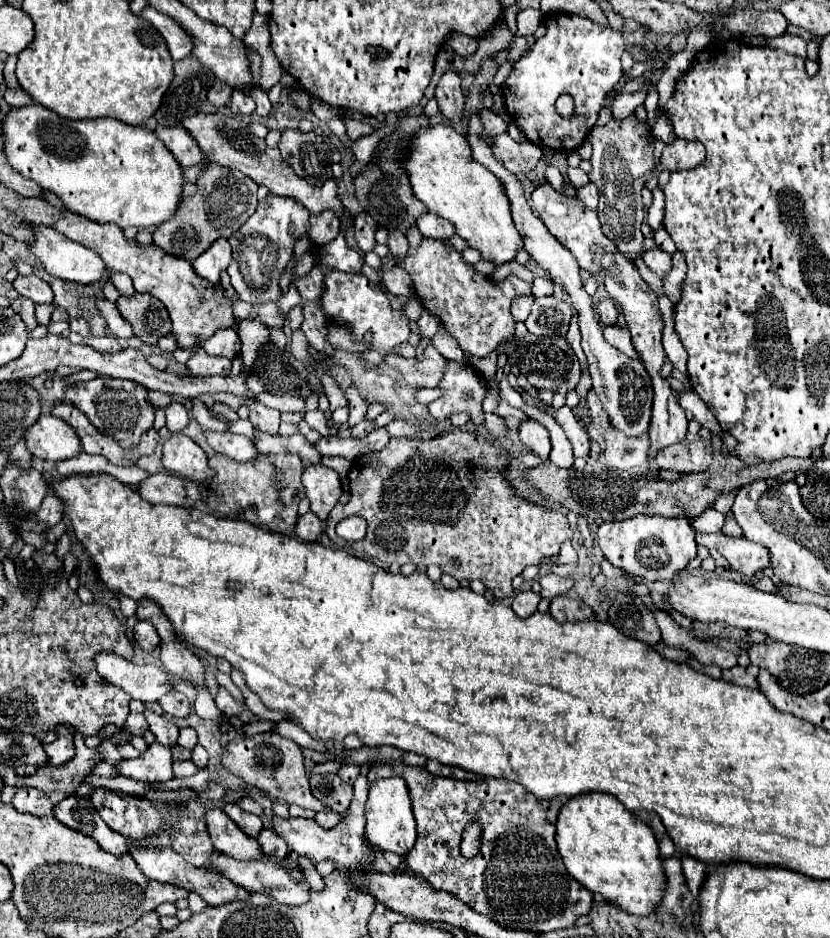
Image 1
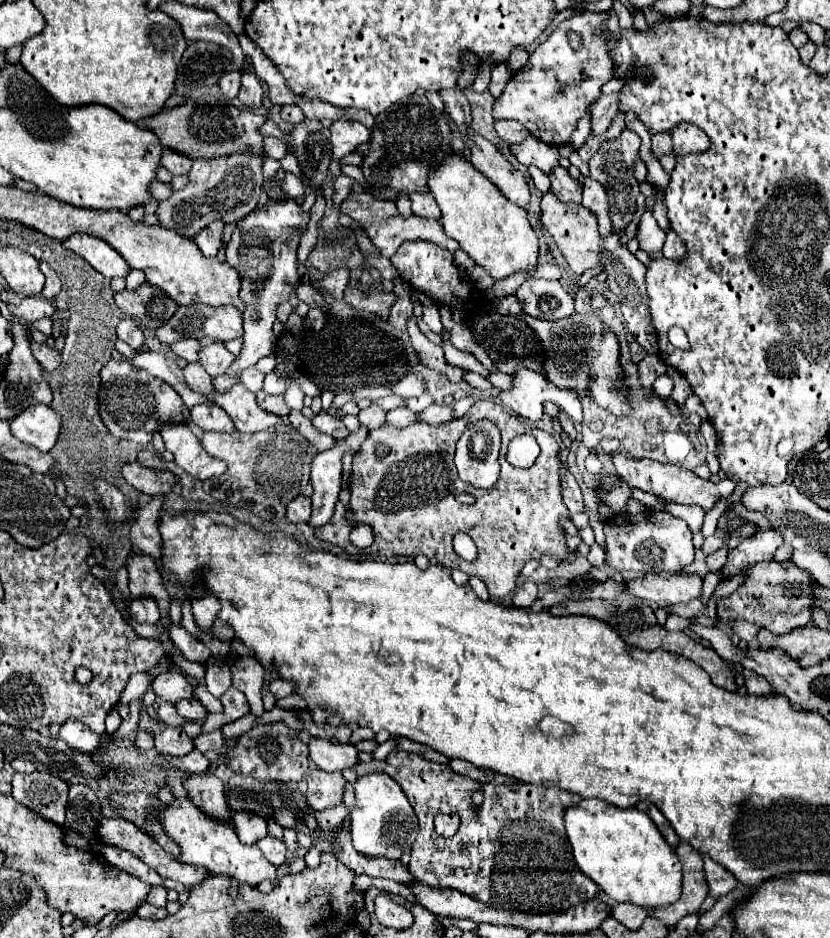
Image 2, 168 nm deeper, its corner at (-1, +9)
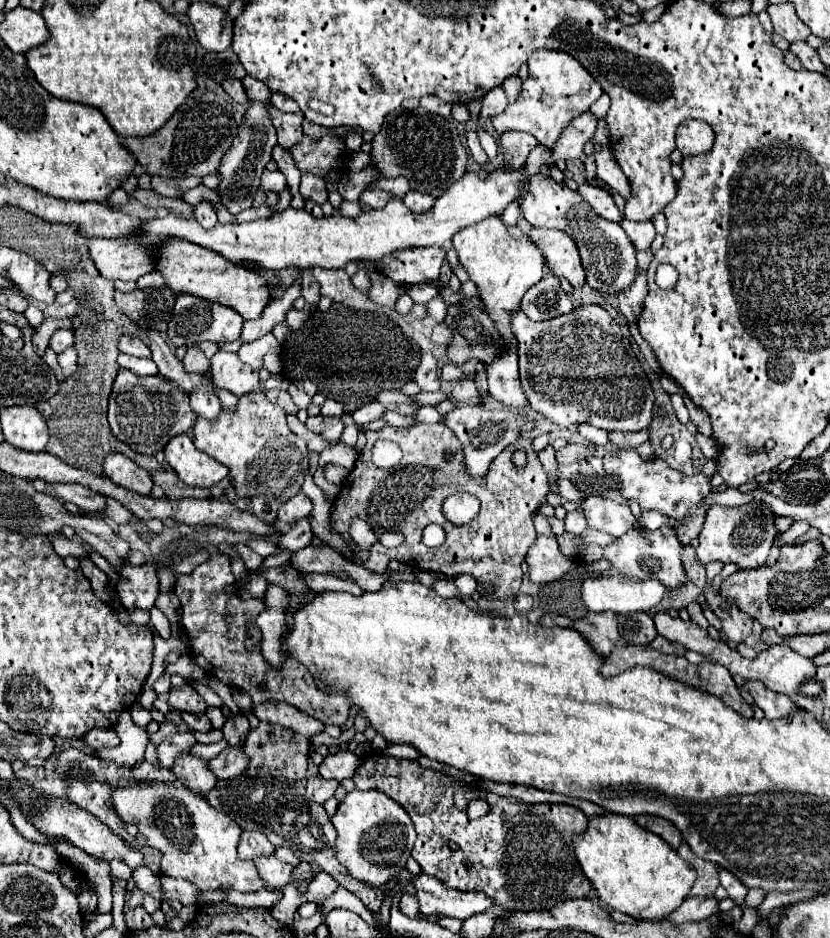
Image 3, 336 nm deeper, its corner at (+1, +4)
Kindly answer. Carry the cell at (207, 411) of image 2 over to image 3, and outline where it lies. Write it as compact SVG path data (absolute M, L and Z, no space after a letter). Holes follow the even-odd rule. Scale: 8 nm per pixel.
M203 385L203 387L195 387L191 393L189 393L189 399L191 399L191 409L195 411L195 415L203 417L203 419L217 419L219 411L221 411L221 403L219 399L215 397L213 389Z

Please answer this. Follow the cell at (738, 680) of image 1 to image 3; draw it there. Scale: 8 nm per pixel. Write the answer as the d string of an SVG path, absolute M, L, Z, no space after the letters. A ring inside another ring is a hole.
M747 681L745 683L747 691L751 693L753 701L763 709L767 719L777 719L777 717L785 717L791 711L799 711L799 707L795 703L789 701L787 695L783 693L775 693L771 689L767 689L761 681Z

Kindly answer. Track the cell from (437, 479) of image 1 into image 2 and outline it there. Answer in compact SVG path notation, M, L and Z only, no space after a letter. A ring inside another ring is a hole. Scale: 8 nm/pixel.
M477 400L473 404L473 408L463 416L457 418L455 422L447 422L441 426L431 426L425 422L407 426L407 428L393 428L393 426L379 426L375 430L369 430L367 440L361 444L359 452L353 458L353 474L351 474L351 484L349 484L349 504L337 502L335 506L335 514L331 518L329 524L315 528L315 538L329 542L337 548L341 548L347 556L373 556L373 558L397 558L397 556L427 556L429 560L437 560L439 564L451 568L451 570L463 570L469 576L477 576L487 584L487 590L491 594L491 598L507 598L519 580L519 574L525 566L525 562L529 558L541 558L543 554L551 554L559 560L563 560L569 552L569 548L565 546L565 532L559 526L559 518L567 516L569 518L569 510L565 508L565 504L561 502L561 482L559 482L559 460L557 460L557 450L559 444L555 442L555 438L539 428L529 428L527 424L523 424L513 412L505 410L499 402L493 400ZM481 418L487 418L491 422L495 422L501 430L501 476L497 480L497 484L489 490L479 490L473 486L467 486L467 482L463 482L457 476L455 464L453 464L453 454L455 454L455 444L461 438L463 430L471 424L477 422ZM531 432L535 436L535 440L541 446L541 454L537 458L537 462L529 468L529 470L521 470L521 468L513 468L507 460L505 460L505 452L507 452L507 444L513 436L517 434L525 434ZM377 444L385 444L391 448L391 454L385 458L379 458L375 454L375 446ZM459 492L469 492L477 498L475 504L465 506L455 502L455 494ZM347 512L353 512L351 518L347 518ZM353 522L367 522L373 526L373 534L375 534L375 542L373 546L365 548L365 550L357 550L351 546L349 542L349 528ZM457 532L465 532L473 538L473 542L477 544L479 556L475 562L465 562L463 558L459 558L453 550L453 536Z

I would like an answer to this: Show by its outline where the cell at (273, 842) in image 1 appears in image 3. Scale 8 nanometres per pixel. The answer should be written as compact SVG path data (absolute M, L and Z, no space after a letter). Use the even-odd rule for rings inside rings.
M261 855L255 861L259 875L265 879L265 889L281 889L291 881L295 865L279 861L275 855Z

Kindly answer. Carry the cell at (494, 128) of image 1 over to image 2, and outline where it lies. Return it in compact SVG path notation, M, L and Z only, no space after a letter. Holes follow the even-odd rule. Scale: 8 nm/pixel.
M497 120L495 130L505 144L521 144L529 136L529 130L513 120Z

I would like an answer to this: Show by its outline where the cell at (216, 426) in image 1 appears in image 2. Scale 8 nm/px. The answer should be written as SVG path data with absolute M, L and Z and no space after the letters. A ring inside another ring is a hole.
M189 362L185 368L183 368L183 376L187 380L187 384L199 392L199 394L205 394L207 390L211 390L211 376L203 370L203 366L199 362Z

